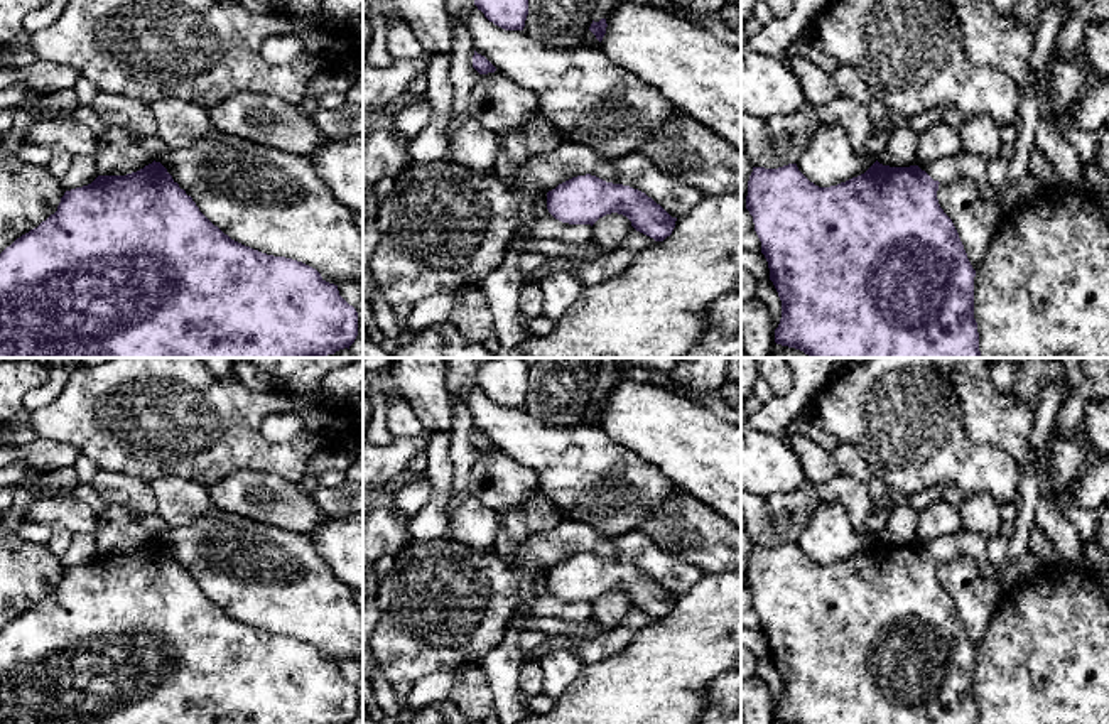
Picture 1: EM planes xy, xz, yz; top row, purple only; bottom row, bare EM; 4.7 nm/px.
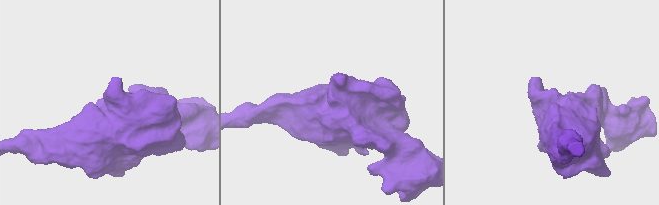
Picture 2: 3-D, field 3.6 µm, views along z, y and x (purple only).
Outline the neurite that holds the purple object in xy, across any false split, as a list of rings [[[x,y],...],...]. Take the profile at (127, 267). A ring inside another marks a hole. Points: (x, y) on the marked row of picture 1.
[[[160,162],[127,176],[98,176],[91,184],[66,191],[57,211],[0,253],[0,358],[316,358],[354,343],[358,312],[321,273],[292,258],[245,246],[214,226]]]

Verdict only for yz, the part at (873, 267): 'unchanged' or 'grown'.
unchanged

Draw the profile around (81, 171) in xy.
[[[73,155],[68,172],[59,179],[64,191],[91,184],[98,177],[95,159],[89,155]]]

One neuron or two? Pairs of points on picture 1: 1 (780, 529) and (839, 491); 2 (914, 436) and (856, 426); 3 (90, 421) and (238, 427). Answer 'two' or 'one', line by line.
1: one
2: one
3: one

